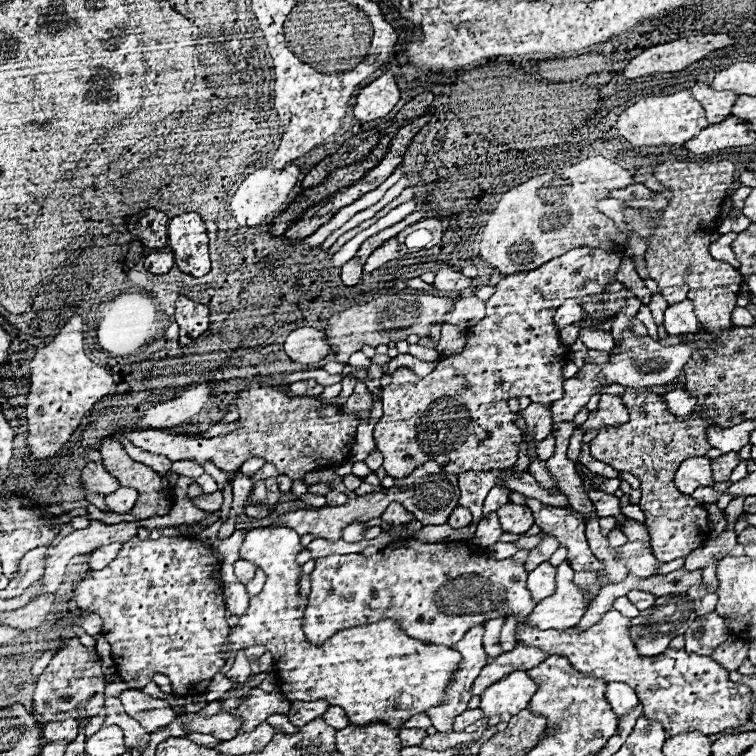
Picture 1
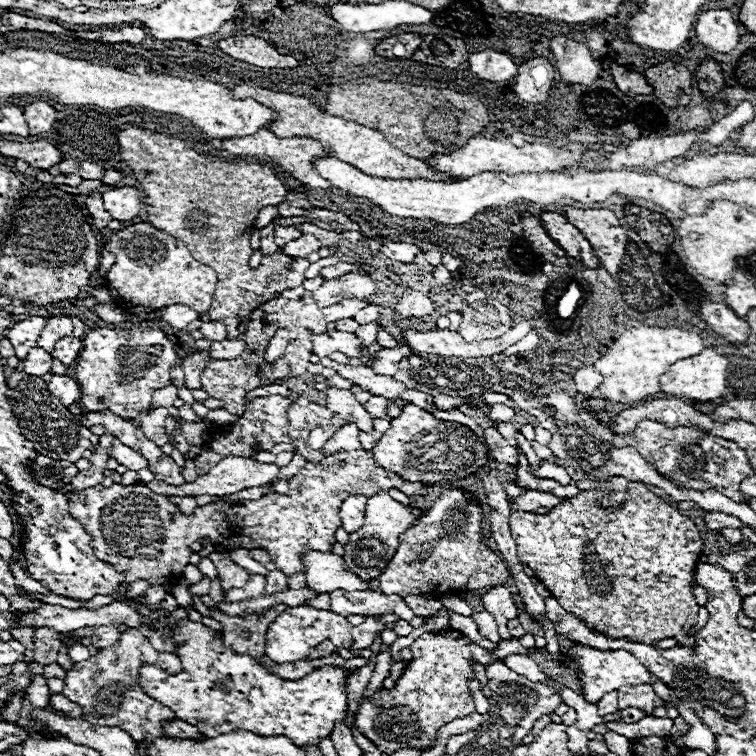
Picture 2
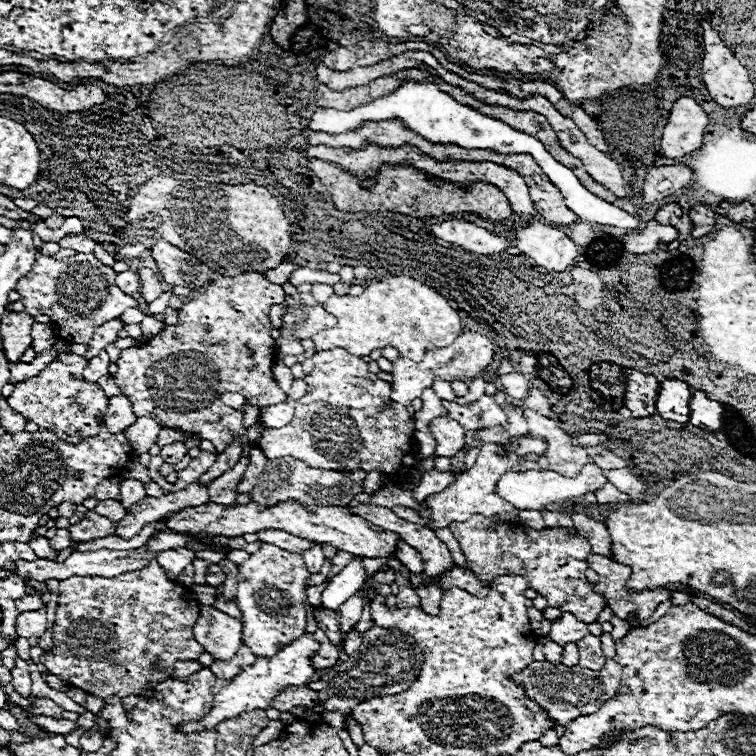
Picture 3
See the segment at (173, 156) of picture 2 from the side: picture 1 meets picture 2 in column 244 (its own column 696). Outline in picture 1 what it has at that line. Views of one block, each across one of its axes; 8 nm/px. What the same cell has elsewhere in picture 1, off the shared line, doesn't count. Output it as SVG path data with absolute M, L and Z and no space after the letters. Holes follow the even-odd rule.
M668 158L654 168L654 178L666 182L666 186L672 190L672 200L668 202L668 208L664 210L660 224L648 226L648 216L632 207L625 210L625 222L629 230L650 240L648 246L650 278L656 280L660 288L688 284L690 286L688 298L694 302L694 310L700 324L706 330L720 334L732 328L730 312L736 308L736 300L740 296L742 274L728 262L714 260L708 254L708 246L710 246L710 232L714 230L712 220L718 220L720 206L726 198L726 190L734 182L734 164L728 160L680 162Z

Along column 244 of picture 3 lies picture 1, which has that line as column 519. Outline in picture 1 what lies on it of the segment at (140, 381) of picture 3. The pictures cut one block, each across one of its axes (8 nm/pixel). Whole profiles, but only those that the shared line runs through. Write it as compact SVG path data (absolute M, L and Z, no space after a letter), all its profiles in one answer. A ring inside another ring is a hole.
M574 248L546 264L542 264L540 268L536 270L530 270L530 272L518 272L518 274L510 274L506 278L500 280L500 284L496 286L496 294L486 302L486 316L472 328L468 328L468 336L466 336L466 348L458 354L458 356L450 356L450 358L444 358L438 362L436 370L430 372L428 376L420 378L416 376L410 368L402 366L398 368L394 374L392 374L392 380L388 386L384 386L382 390L382 404L384 404L384 416L380 418L380 424L376 426L374 430L374 440L376 440L376 446L378 450L382 452L384 456L384 470L388 472L388 476L392 478L398 478L398 476L408 476L414 468L418 468L418 464L424 464L426 460L434 460L438 462L442 468L446 468L446 472L466 472L466 468L482 468L482 470L506 470L510 466L516 464L516 456L518 456L518 448L520 448L520 428L514 424L514 412L508 408L508 400L510 398L518 398L518 396L530 396L532 404L522 412L524 420L526 420L526 426L528 426L528 434L526 434L526 444L530 446L528 448L528 458L534 458L536 456L536 450L534 446L544 440L548 434L550 434L550 428L552 428L552 412L550 412L550 404L554 400L560 400L562 398L562 366L568 362L568 348L560 342L560 336L558 336L558 326L554 326L552 318L556 314L556 310L562 306L564 300L580 300L584 296L602 296L604 292L604 286L614 278L618 266L620 266L620 260L622 260L622 254L620 252L604 252L604 250L598 250L598 248Z

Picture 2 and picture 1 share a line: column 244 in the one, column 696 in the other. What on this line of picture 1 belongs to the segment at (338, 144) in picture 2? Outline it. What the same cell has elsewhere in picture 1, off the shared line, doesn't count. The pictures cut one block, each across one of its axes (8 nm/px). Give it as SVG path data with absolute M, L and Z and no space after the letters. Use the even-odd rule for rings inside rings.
M696 84L690 88L690 92L706 108L706 118L710 124L718 124L726 116L730 116L730 108L738 100L738 94L734 94L732 90L718 92L712 90L708 84Z

